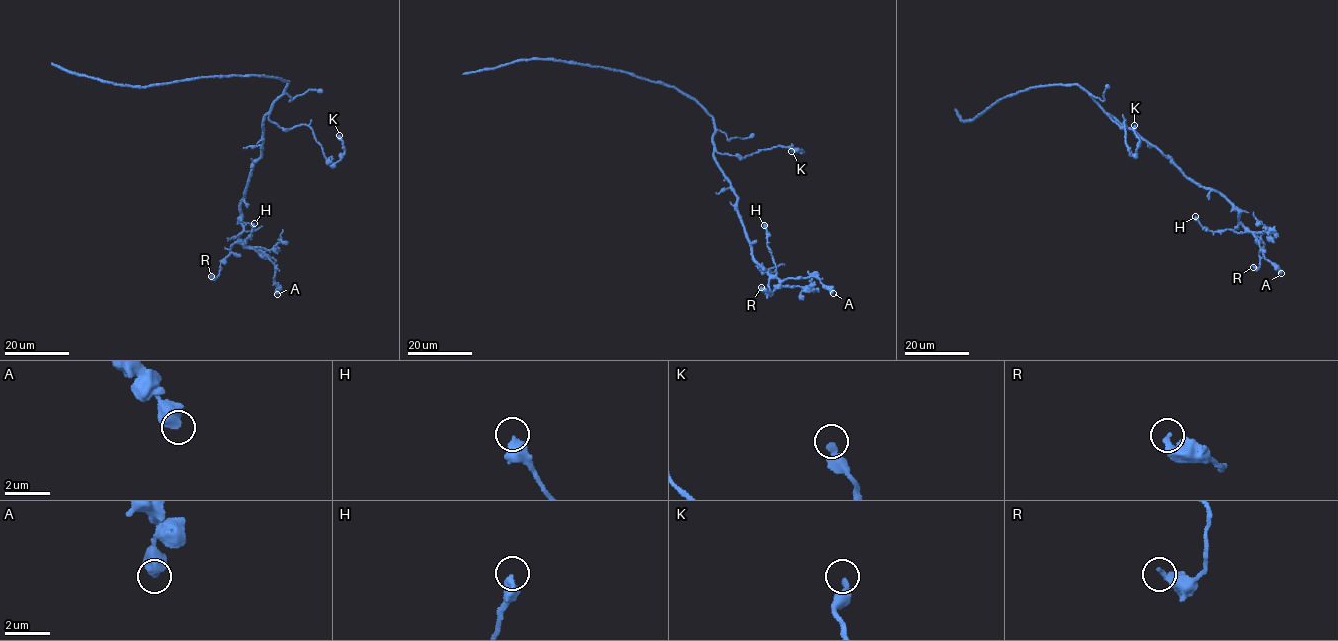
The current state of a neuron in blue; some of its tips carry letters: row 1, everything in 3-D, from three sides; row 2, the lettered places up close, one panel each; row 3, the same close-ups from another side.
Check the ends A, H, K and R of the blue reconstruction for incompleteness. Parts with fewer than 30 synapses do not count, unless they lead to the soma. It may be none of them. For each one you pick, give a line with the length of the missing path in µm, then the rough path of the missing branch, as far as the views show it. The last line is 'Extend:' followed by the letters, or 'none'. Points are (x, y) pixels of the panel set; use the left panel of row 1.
Extend: none

